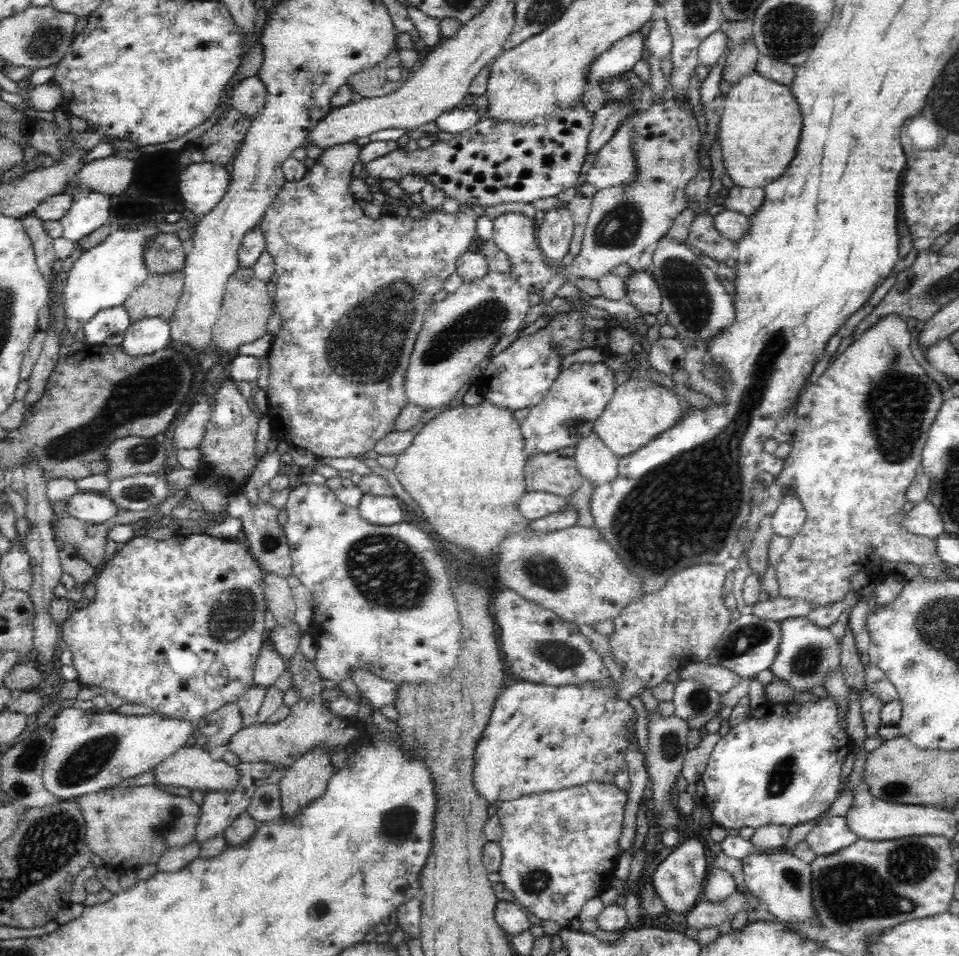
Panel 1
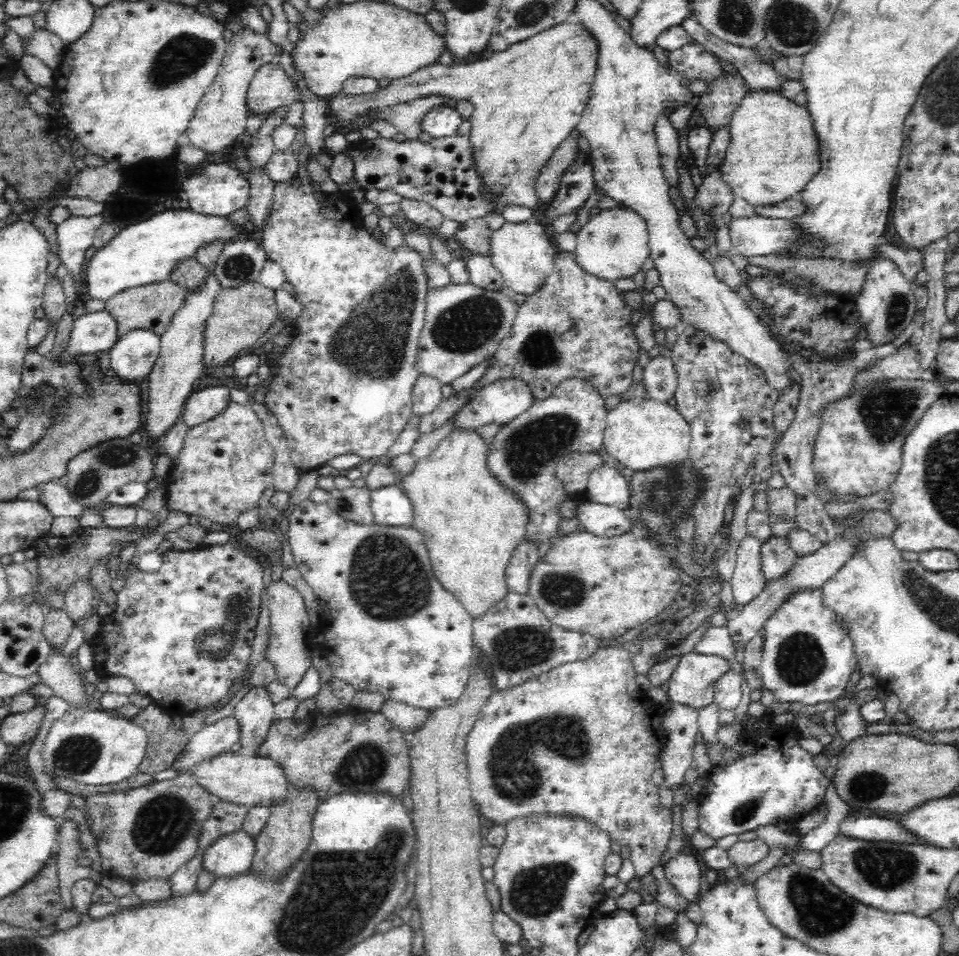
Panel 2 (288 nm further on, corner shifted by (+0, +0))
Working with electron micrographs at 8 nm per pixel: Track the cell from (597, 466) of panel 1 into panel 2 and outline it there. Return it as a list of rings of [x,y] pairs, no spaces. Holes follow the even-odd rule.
[[[604,462],[594,468],[588,476],[588,502],[598,502],[604,506],[614,506],[618,510],[628,508],[628,498],[630,498],[630,480],[624,478],[618,470],[608,468]]]

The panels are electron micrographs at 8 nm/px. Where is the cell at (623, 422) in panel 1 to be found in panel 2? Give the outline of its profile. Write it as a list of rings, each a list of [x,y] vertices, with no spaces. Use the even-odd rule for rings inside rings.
[[[632,398],[622,400],[614,410],[606,416],[606,432],[604,432],[604,448],[614,460],[618,460],[626,470],[640,472],[656,466],[680,464],[690,456],[692,430],[682,412],[672,408],[666,402],[650,400],[650,398]]]

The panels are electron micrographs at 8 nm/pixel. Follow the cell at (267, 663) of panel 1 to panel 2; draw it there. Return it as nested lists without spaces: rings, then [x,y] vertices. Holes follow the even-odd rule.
[[[252,688],[236,704],[234,718],[240,724],[240,756],[258,756],[272,722],[276,722],[274,702],[268,694],[268,688]]]

